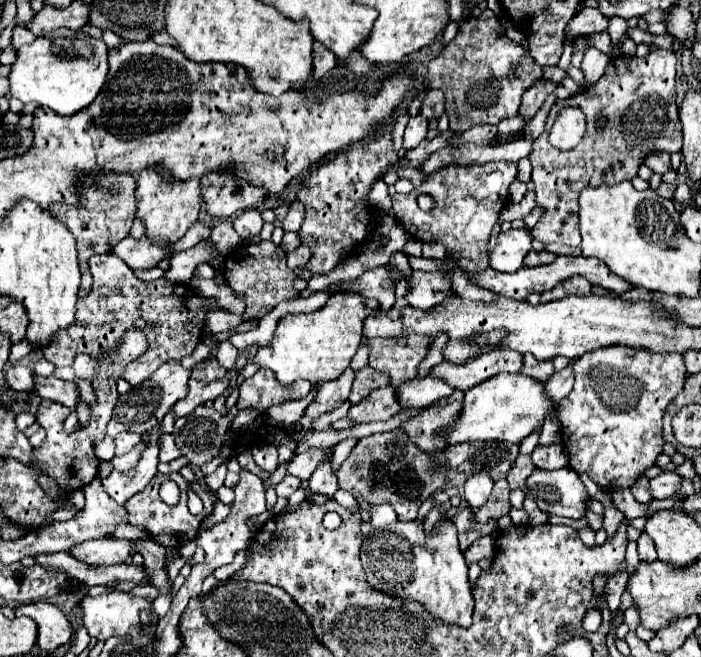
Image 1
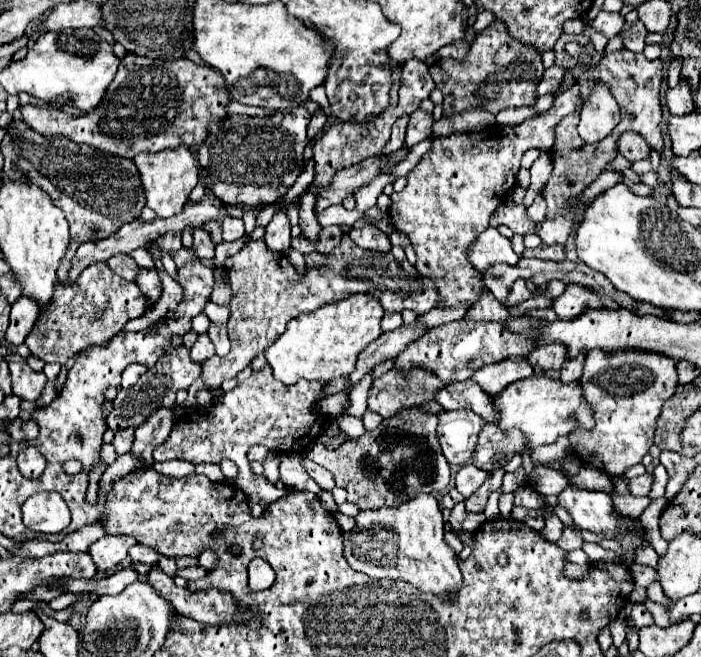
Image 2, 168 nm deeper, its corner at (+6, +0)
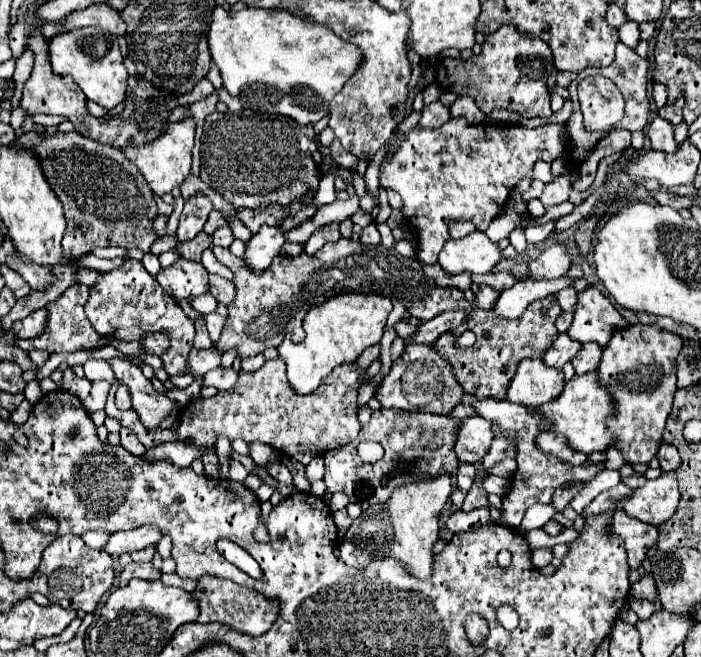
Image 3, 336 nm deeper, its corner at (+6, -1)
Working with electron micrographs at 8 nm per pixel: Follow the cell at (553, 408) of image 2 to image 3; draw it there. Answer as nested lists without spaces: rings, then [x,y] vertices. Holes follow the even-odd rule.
[[[588,371],[584,375],[574,375],[574,379],[566,381],[564,391],[558,399],[536,407],[536,411],[544,417],[546,425],[552,423],[550,431],[562,433],[568,437],[570,445],[580,453],[594,453],[594,451],[608,451],[616,439],[608,435],[606,419],[610,415],[616,415],[616,403],[606,387],[600,385],[598,371]]]

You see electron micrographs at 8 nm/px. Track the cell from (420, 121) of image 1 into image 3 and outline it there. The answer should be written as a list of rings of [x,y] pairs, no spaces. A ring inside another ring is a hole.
[[[434,101],[422,109],[422,119],[418,125],[424,129],[436,129],[444,125],[448,119],[450,119],[450,109],[440,101]]]

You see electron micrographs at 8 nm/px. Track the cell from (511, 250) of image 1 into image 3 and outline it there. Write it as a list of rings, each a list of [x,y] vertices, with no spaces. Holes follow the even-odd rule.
[[[474,231],[462,239],[450,239],[440,251],[438,263],[452,277],[458,273],[490,273],[502,259],[502,251],[486,233]]]

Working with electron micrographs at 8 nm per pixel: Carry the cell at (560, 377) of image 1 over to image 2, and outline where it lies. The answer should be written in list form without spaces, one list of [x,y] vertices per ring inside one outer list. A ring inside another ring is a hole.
[[[580,352],[576,358],[564,362],[564,366],[562,366],[562,370],[560,370],[560,372],[562,372],[562,378],[560,378],[560,380],[562,380],[564,384],[580,378],[580,374],[582,374],[582,364],[584,364],[584,356],[586,356],[586,352]]]

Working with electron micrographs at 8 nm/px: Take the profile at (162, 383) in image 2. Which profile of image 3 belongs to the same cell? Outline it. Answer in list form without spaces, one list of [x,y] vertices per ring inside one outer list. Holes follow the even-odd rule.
[[[212,345],[210,349],[192,349],[190,351],[190,375],[198,377],[198,375],[206,375],[208,371],[220,367],[220,359],[222,359],[222,353],[218,351],[216,345]]]

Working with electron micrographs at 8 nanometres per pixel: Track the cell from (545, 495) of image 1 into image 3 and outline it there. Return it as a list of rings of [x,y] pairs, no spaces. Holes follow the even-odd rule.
[[[618,509],[612,517],[612,533],[624,541],[630,569],[638,569],[646,559],[650,547],[658,541],[658,527],[626,515]]]

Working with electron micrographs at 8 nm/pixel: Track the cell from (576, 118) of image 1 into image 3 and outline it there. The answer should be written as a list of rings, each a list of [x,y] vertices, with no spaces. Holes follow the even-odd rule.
[[[450,119],[438,129],[422,129],[414,127],[406,135],[392,135],[388,141],[388,153],[392,157],[384,157],[380,165],[380,185],[384,189],[392,189],[400,193],[404,201],[404,217],[418,231],[418,247],[416,255],[420,263],[436,263],[438,253],[444,243],[450,239],[448,221],[472,221],[478,231],[486,231],[490,221],[504,207],[510,191],[522,181],[532,179],[532,167],[538,159],[553,162],[562,157],[564,144],[560,139],[563,124],[548,123],[536,129],[524,129],[520,125],[500,125],[500,123],[478,123],[470,125],[466,119]]]

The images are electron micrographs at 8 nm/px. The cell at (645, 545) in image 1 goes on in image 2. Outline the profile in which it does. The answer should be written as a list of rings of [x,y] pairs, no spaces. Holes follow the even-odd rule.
[[[632,564],[630,566],[634,584],[640,584],[644,588],[648,588],[650,584],[656,582],[656,570],[652,566],[644,566],[644,564]]]

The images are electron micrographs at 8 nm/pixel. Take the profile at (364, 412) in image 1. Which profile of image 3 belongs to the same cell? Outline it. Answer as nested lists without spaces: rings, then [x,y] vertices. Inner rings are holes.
[[[414,343],[412,347],[406,347],[402,357],[394,361],[382,387],[376,391],[376,399],[382,403],[382,407],[396,407],[404,411],[418,409],[418,411],[440,413],[440,415],[452,413],[452,409],[460,405],[460,395],[464,395],[464,389],[460,387],[456,375],[452,373],[452,365],[444,361],[434,347],[422,343]],[[404,373],[406,373],[406,393],[404,393]]]

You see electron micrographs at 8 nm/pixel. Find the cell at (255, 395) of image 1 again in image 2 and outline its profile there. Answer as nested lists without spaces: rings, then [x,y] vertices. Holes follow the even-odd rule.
[[[270,366],[252,372],[248,380],[240,382],[234,390],[224,394],[222,404],[208,410],[192,410],[181,419],[172,430],[168,442],[154,450],[154,460],[166,462],[180,458],[196,466],[204,462],[220,464],[224,458],[228,458],[240,470],[240,475],[234,481],[236,488],[248,496],[256,494],[260,498],[258,504],[266,508],[268,504],[282,498],[286,492],[270,486],[264,476],[252,474],[246,454],[254,444],[264,444],[268,450],[274,452],[306,452],[324,430],[324,420],[320,418],[318,406],[314,402],[320,396],[322,386],[324,384],[320,382],[308,380],[300,380],[296,382],[296,386],[284,386],[282,382],[274,380]]]

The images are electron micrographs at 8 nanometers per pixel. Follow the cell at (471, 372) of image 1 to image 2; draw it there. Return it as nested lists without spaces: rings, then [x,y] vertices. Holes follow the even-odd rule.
[[[506,358],[504,362],[482,366],[480,370],[476,370],[476,374],[472,374],[472,380],[478,382],[482,390],[488,390],[488,394],[498,394],[508,384],[528,378],[532,374],[536,374],[536,370],[526,362],[526,358],[518,358],[518,360]]]

